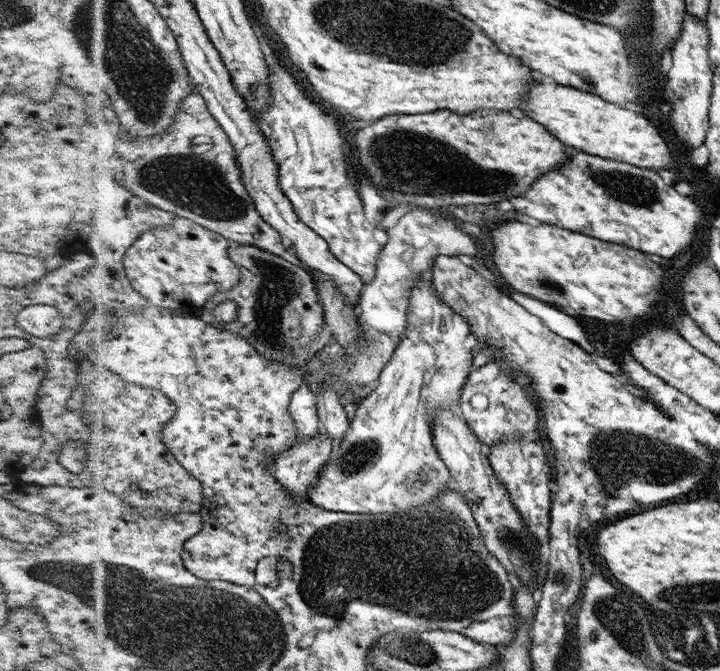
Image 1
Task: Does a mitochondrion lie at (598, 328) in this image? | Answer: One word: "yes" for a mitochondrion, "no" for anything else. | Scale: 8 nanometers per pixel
no

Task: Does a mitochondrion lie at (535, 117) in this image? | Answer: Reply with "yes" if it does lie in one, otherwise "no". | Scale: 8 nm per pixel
no

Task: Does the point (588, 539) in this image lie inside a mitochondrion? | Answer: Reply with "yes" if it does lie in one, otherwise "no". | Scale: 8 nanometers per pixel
no

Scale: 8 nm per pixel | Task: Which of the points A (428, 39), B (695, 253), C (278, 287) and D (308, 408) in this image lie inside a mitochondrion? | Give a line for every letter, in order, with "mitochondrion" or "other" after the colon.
A: mitochondrion
B: other
C: mitochondrion
D: other

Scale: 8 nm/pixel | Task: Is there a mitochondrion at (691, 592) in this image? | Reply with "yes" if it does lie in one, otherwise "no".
yes

